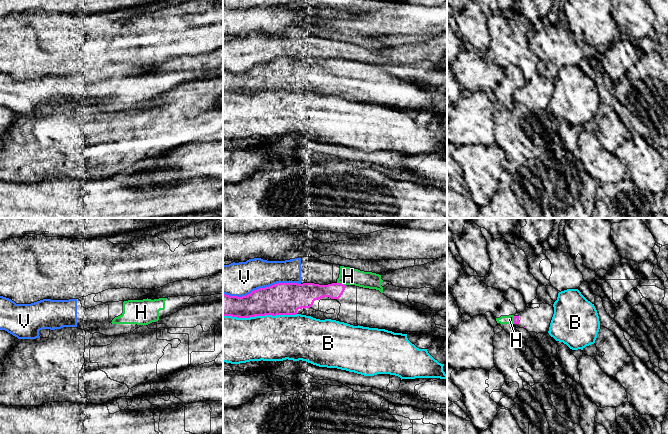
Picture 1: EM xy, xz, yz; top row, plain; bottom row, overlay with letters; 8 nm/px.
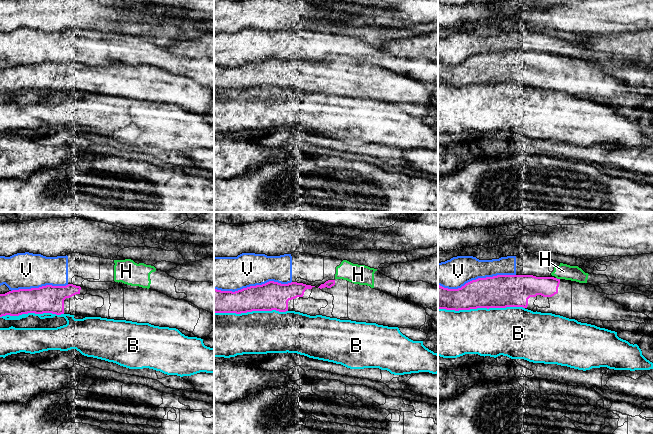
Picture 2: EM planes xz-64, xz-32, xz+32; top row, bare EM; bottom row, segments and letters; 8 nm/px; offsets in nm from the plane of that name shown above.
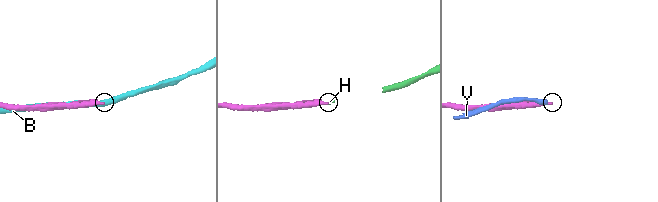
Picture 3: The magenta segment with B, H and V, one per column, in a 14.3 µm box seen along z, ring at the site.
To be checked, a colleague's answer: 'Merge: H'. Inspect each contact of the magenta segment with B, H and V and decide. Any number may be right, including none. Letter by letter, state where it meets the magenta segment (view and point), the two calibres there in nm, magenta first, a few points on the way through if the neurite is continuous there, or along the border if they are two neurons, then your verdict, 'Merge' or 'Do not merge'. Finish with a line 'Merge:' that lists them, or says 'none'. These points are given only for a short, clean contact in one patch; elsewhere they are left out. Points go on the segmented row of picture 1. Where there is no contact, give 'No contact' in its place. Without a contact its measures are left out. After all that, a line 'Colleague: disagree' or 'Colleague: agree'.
B: Touches magenta at xz (259, 315). Thickness 260 nm (magenta) against 360 nm. Do not merge
H: Touches magenta at xz (340, 283). Thickness 140 nm (magenta) against 140 nm. Boundary: xz (337, 282), (345, 285). Do not merge
V: Touches magenta at xz (261, 288). Thickness 260 nm (magenta) against 280 nm. Do not merge
Merge: none
Colleague: disagree

